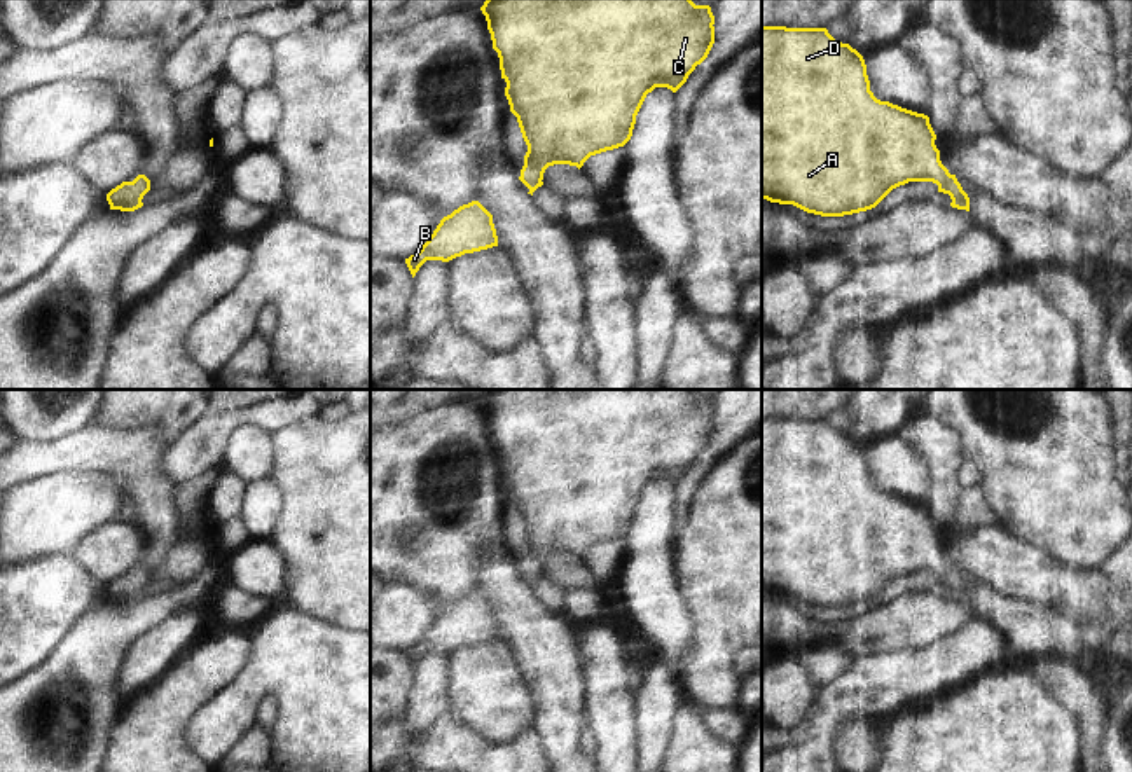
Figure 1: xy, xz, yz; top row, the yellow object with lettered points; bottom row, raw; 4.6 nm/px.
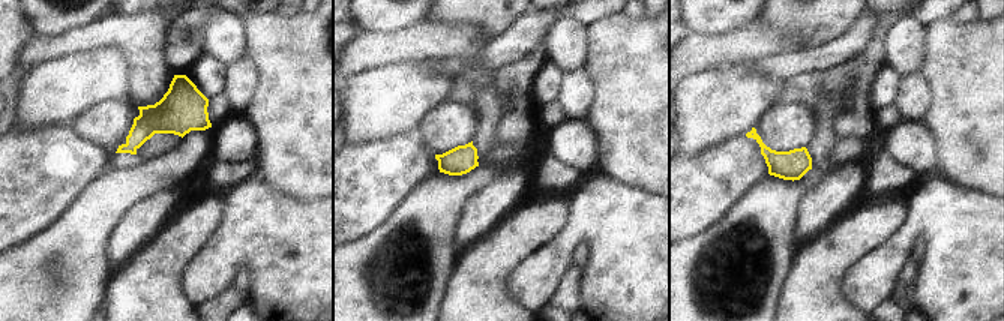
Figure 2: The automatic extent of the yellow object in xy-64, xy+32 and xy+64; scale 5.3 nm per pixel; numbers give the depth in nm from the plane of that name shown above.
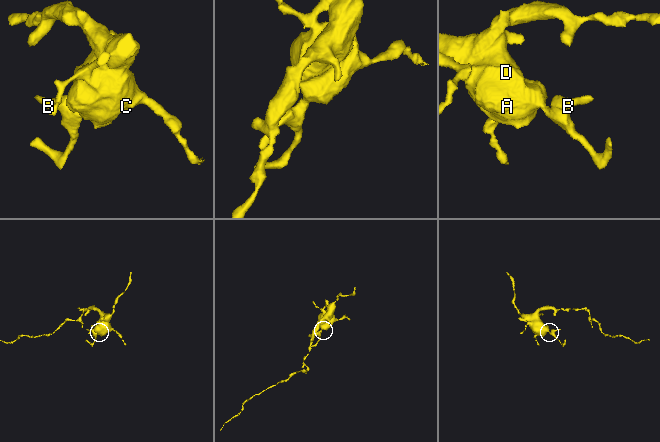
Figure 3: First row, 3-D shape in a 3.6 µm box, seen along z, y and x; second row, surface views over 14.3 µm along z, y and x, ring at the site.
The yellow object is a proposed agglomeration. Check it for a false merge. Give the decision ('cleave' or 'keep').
keep

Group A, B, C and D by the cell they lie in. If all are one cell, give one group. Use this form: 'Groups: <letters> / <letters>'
Groups: A B C D

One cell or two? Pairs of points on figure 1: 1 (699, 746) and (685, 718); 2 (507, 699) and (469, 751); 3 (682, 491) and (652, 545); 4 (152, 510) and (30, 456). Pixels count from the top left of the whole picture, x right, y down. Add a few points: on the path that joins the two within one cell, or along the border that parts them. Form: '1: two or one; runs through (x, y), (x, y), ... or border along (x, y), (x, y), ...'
1: one; runs through (692, 739), (689, 725)
2: two; border along (449, 711), (493, 741), (512, 741), (521, 734)
3: two; border along (673, 484), (675, 535)
4: one; runs through (133, 477), (112, 456), (63, 456)

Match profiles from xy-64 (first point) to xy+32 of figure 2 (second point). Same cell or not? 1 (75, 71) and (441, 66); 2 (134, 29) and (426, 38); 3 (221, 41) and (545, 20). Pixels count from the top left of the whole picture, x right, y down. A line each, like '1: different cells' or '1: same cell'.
1: different cells
2: same cell
3: different cells

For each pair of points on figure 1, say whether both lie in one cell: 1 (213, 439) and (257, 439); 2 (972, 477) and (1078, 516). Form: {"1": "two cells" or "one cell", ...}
{"1": "two cells", "2": "two cells"}

